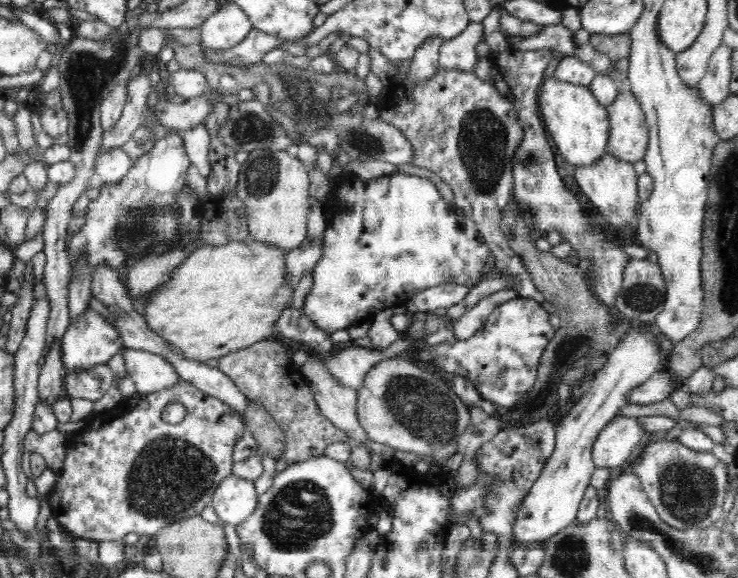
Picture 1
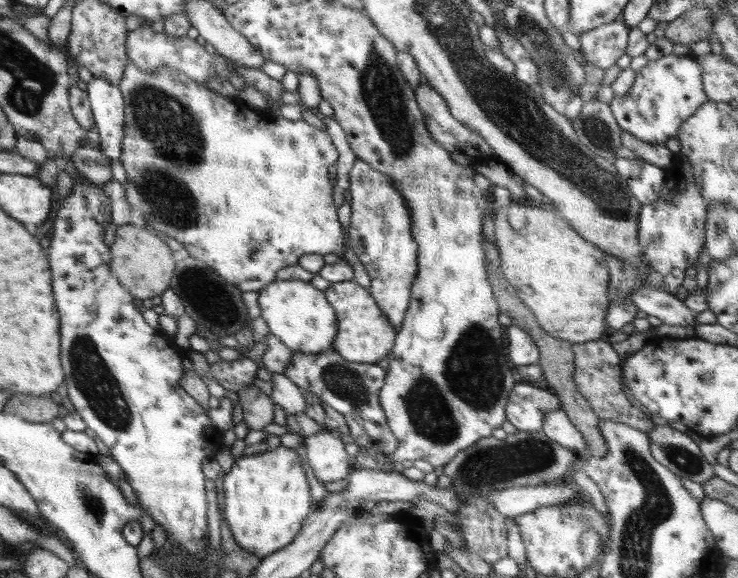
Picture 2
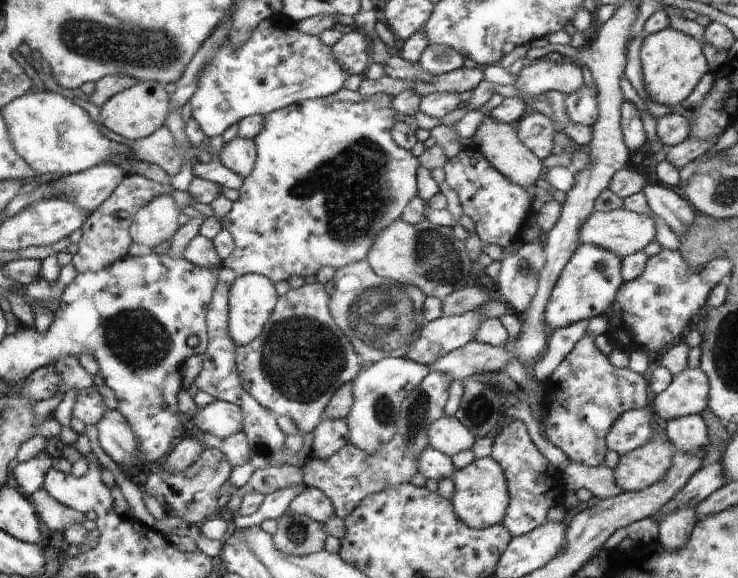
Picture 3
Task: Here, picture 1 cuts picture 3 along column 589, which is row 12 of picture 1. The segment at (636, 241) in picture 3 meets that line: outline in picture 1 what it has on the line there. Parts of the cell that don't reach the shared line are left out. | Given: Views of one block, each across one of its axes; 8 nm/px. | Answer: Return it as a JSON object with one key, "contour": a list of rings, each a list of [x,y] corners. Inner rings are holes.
{"contour":[[[233,1],[208,16],[201,25],[201,47],[224,51],[237,46],[253,30],[248,15]]]}

